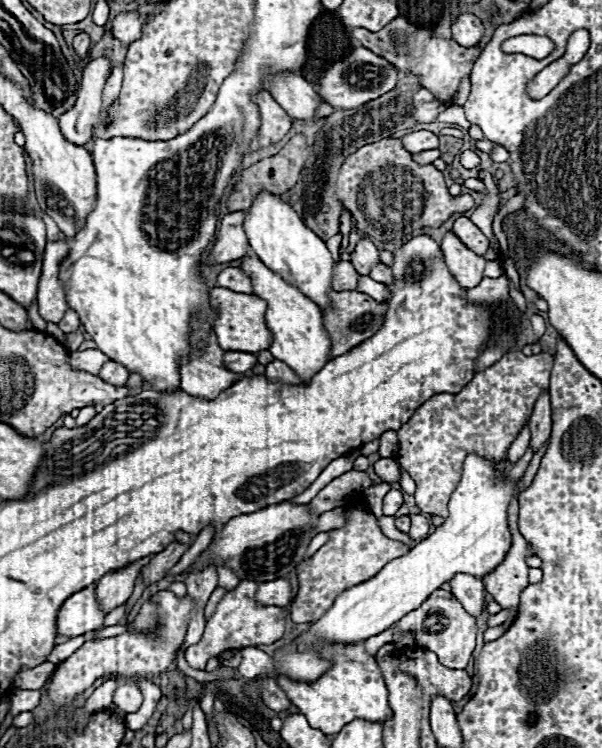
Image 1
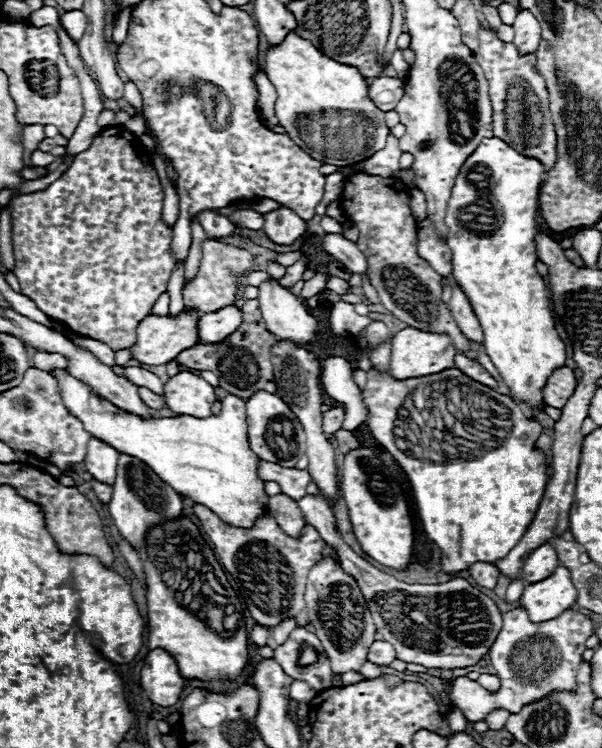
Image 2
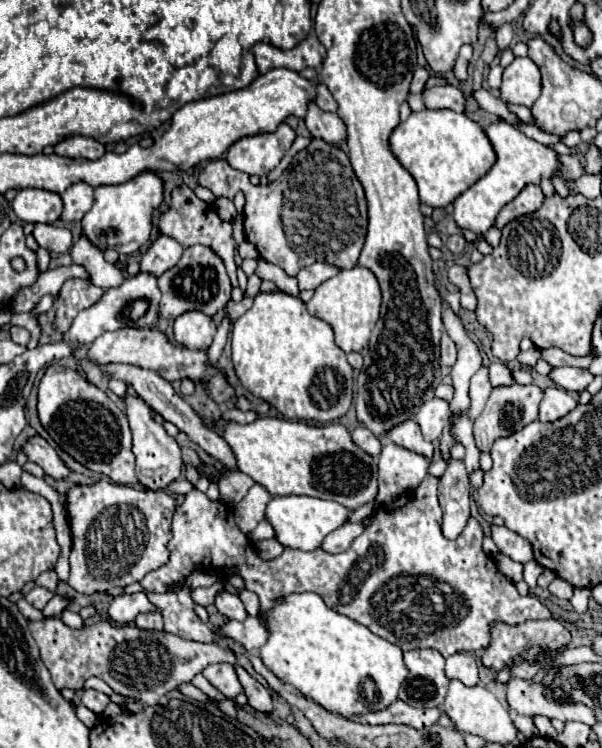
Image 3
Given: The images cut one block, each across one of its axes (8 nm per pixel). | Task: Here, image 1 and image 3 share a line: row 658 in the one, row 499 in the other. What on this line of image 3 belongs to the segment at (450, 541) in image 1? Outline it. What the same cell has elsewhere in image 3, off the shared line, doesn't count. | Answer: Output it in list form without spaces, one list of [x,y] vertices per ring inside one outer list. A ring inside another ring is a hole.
[[[276,496],[266,506],[266,520],[274,528],[274,538],[284,548],[298,550],[316,550],[332,530],[340,528],[348,520],[348,516],[350,512],[342,504],[312,496]]]

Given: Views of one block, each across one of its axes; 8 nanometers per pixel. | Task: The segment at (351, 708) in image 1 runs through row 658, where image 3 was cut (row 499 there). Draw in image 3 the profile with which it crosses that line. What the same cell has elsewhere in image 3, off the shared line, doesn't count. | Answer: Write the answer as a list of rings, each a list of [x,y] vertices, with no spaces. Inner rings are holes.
[[[256,418],[244,426],[228,422],[224,440],[234,450],[240,472],[252,476],[272,496],[320,496],[336,500],[348,510],[376,500],[376,460],[352,442],[350,432],[338,422],[328,426],[310,426],[284,418]]]

